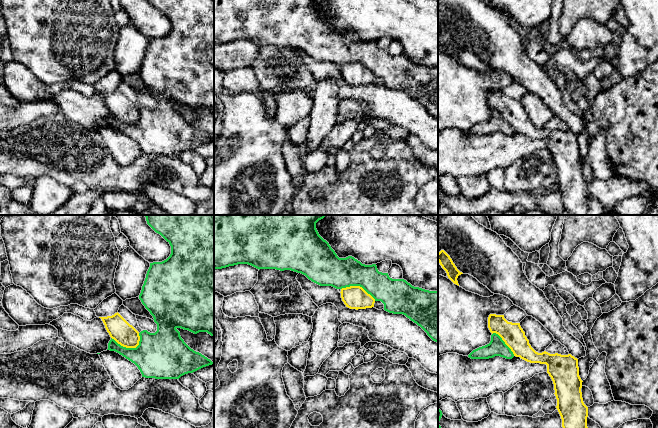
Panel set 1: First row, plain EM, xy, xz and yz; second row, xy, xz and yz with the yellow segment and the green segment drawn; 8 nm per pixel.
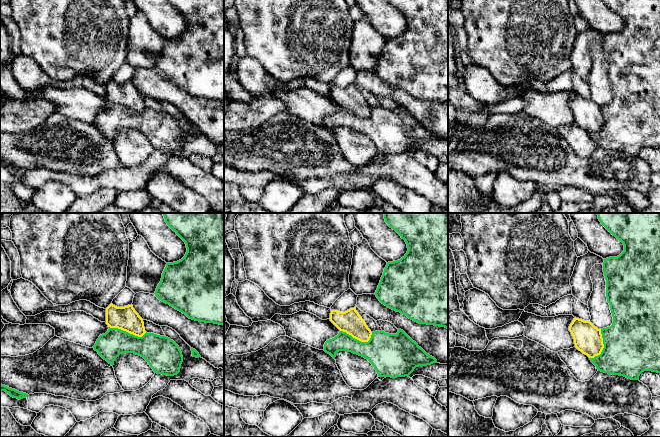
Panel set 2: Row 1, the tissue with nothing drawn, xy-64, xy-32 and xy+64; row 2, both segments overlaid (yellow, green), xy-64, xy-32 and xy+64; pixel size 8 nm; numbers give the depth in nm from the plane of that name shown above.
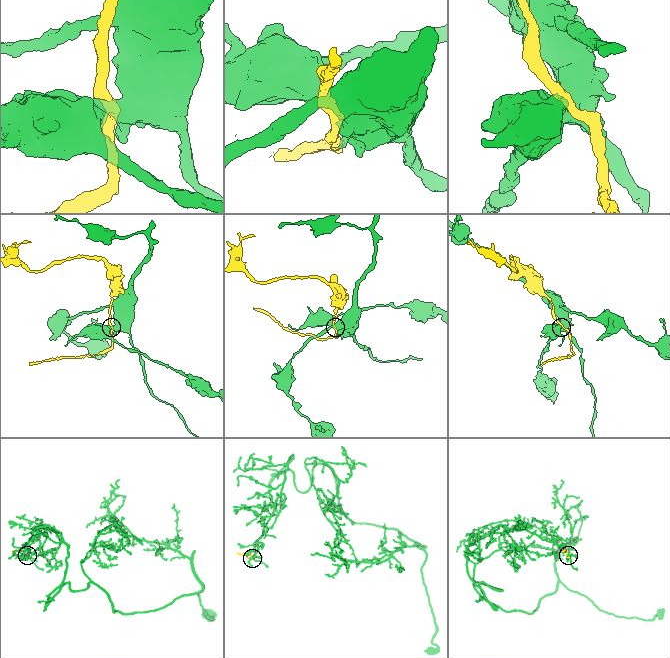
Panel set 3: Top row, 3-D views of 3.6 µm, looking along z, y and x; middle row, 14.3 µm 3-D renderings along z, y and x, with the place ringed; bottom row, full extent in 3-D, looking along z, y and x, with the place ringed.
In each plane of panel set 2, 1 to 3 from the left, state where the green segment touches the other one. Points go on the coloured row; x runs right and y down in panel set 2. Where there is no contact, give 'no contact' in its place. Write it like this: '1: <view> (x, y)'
1: xy-64 (128, 332)
2: xy-32 (357, 339)
3: xy+64 (603, 346)

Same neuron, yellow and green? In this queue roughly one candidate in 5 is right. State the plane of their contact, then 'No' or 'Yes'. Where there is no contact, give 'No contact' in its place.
Touches yellow in xy. No

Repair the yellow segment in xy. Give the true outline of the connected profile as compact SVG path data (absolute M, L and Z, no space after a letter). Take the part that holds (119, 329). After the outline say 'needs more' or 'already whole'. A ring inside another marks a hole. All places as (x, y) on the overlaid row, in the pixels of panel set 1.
M118 312L102 319L110 337L126 348L136 348L139 345L139 332L130 325Z; already whole

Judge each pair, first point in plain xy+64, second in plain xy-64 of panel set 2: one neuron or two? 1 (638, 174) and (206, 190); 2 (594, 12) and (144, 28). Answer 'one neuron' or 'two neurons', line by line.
1: one neuron
2: two neurons

